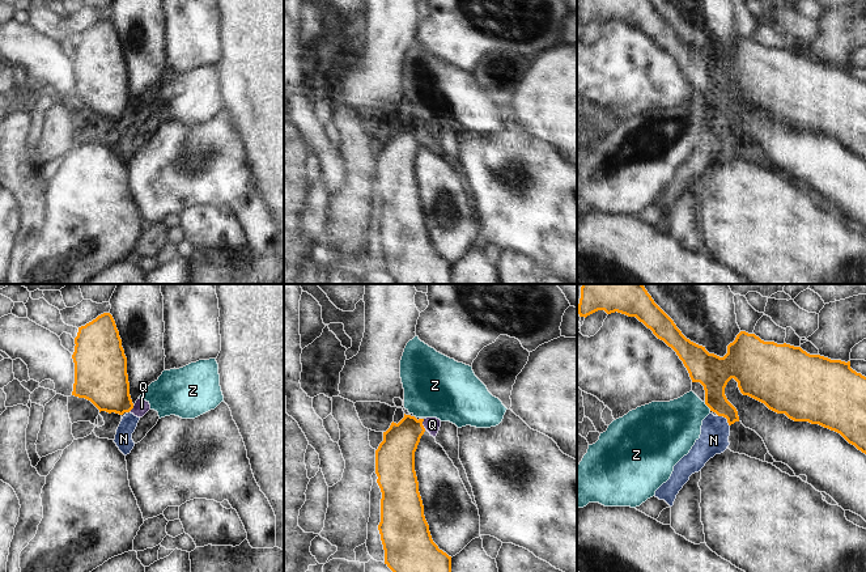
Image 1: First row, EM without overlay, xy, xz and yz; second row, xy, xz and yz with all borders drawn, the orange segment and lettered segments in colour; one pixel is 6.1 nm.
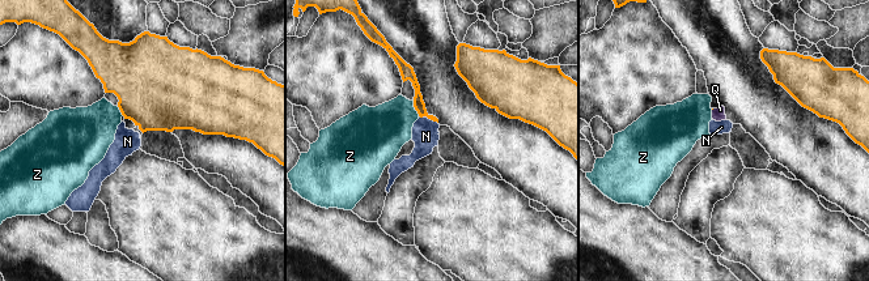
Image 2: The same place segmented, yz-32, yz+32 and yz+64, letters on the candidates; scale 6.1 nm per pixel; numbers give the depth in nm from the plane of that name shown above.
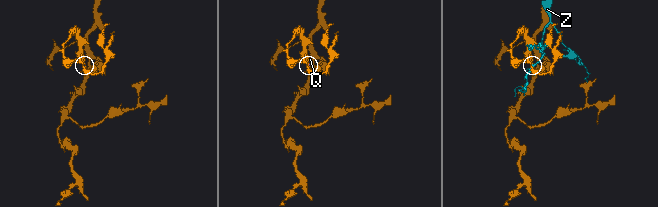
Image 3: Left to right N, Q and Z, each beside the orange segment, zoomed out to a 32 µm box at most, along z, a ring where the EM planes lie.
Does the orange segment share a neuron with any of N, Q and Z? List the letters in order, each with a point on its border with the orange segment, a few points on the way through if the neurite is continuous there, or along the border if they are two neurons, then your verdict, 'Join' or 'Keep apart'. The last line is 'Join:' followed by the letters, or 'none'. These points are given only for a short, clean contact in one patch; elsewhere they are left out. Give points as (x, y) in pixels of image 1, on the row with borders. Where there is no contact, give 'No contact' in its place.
N: Touches orange at yz (726, 418). Boundary: yz (718, 415), (722, 415), (729, 426). Keep apart
Q: Touches orange at xz (421, 424). Boundary: xz (423, 419), (425, 428). Keep apart
Z: Touches orange at yz (707, 405). Boundary: yz (704, 402), (710, 410). Keep apart
Join: none.

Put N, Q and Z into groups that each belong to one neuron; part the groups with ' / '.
N Q / Z

